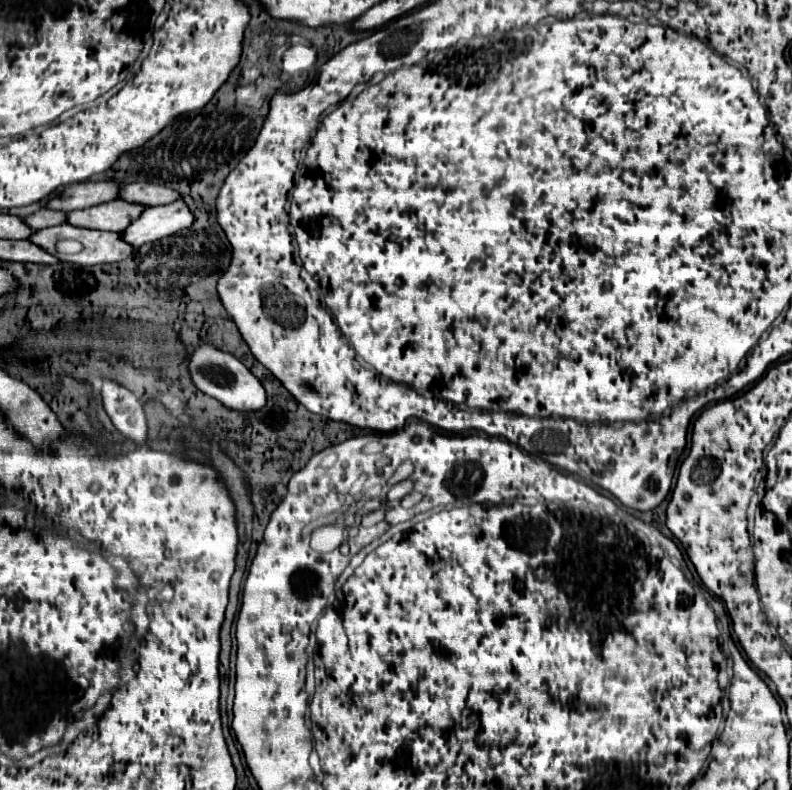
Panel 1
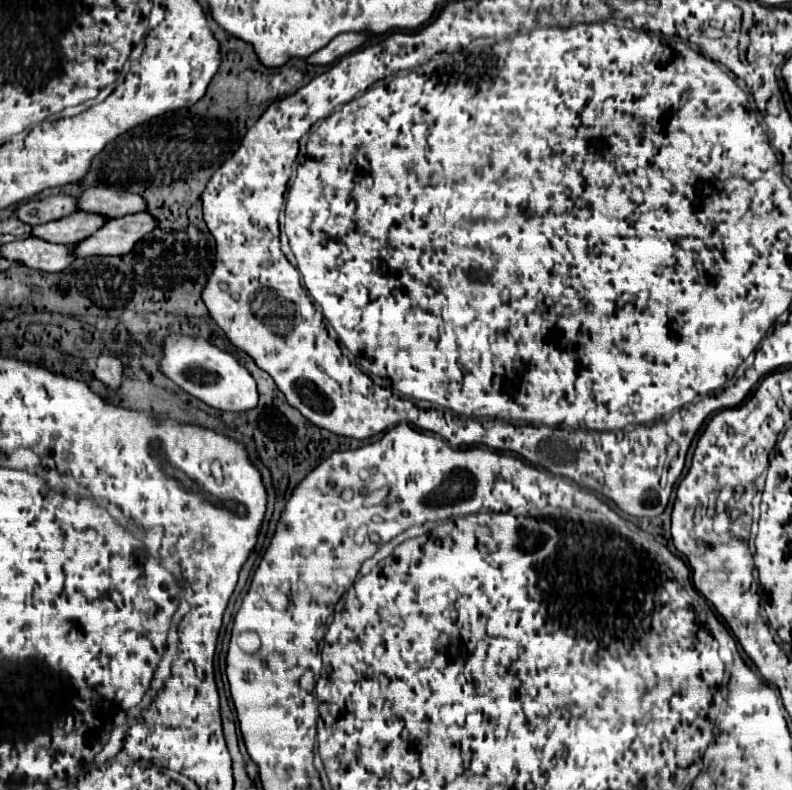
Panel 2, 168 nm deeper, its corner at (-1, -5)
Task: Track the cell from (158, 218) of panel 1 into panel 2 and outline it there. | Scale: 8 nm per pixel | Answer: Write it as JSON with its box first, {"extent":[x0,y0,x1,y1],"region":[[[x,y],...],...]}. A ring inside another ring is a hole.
{"extent":[77,212,157,256],"region":[[[149,212],[123,218],[111,218],[101,230],[77,244],[77,256],[125,256],[135,244],[157,228],[157,220]]]}

